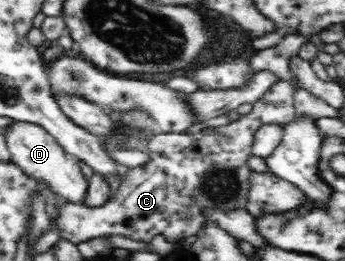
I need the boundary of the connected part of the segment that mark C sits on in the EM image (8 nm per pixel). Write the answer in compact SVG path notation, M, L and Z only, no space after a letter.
M278 77L257 101L252 102L247 114L238 113L234 121L214 128L211 134L196 137L184 133L157 133L147 144L151 162L130 169L113 198L97 208L67 201L57 203L59 215L50 228L57 229L61 238L75 245L111 234L147 244L157 235L176 244L197 235L207 219L200 213L201 207L245 208L251 170L247 158L252 154L253 134L261 123L277 121L287 126L296 118L294 92L289 79Z

